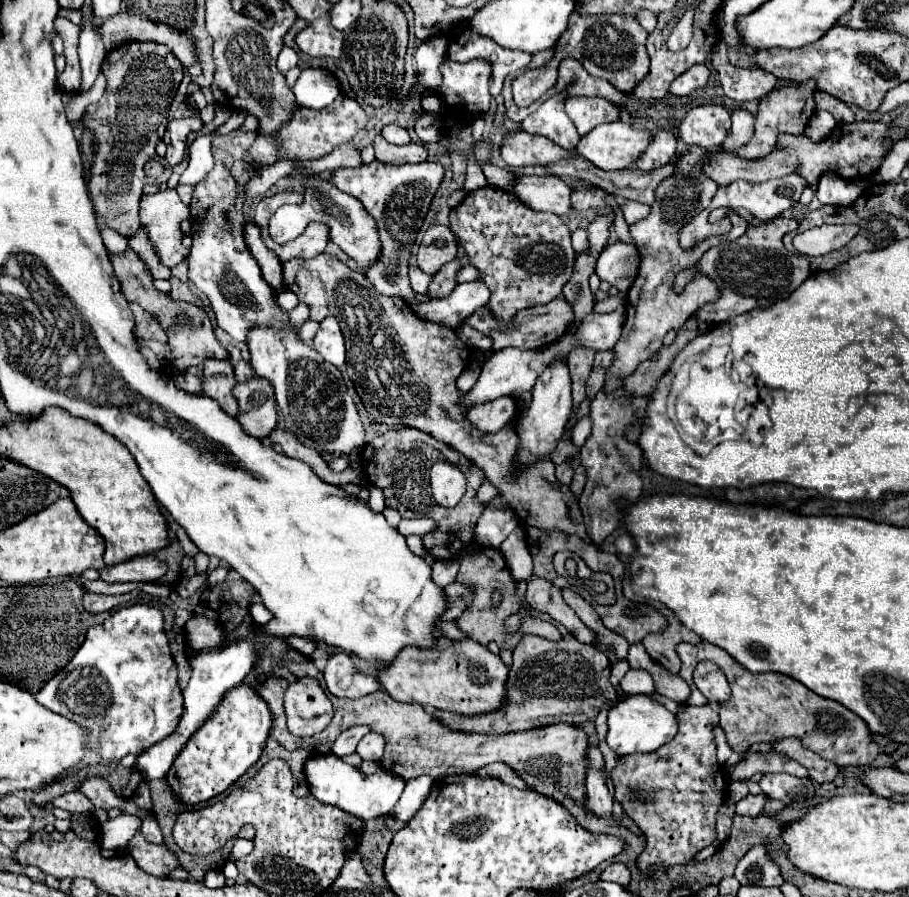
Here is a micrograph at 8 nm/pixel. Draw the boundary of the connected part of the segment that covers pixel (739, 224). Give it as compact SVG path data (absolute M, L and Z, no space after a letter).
M733 216L733 228L727 234L727 238L729 240L737 240L741 234L745 234L745 230L747 230L747 222L741 216Z

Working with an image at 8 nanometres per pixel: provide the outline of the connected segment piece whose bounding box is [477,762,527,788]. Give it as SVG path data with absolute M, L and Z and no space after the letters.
M495 762L495 764L489 764L485 768L481 768L477 772L479 778L497 778L497 780L505 780L505 784L511 784L515 788L527 788L527 784L523 780L519 780L519 776L503 762Z

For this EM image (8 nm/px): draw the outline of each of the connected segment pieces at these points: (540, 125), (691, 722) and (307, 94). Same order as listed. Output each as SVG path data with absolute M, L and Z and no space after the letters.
M557 94L545 100L537 112L521 122L521 128L529 134L541 134L561 148L573 152L575 144L579 142L579 134L575 124L565 114L565 98L567 94Z
M681 704L677 720L679 720L679 732L669 744L651 754L623 756L619 758L613 770L615 798L619 800L619 804L623 804L625 814L643 830L647 838L645 850L639 854L637 860L637 868L645 878L653 878L653 870L657 866L671 868L677 864L691 862L691 858L699 850L703 850L717 838L715 818L727 792L727 780L715 756L715 736L713 736L713 726L719 724L719 708L713 708L709 704L705 706Z
M305 68L293 88L293 94L297 98L297 106L321 110L327 108L341 94L341 88L337 78L331 76L327 70Z

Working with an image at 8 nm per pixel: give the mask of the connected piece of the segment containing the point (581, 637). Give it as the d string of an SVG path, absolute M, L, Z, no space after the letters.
M533 576L533 580L527 582L525 598L533 610L549 614L555 622L563 624L579 642L585 642L585 644L595 642L595 634L591 634L585 628L585 624L579 620L579 616L565 604L561 590L555 588L551 582L547 582L539 576Z

